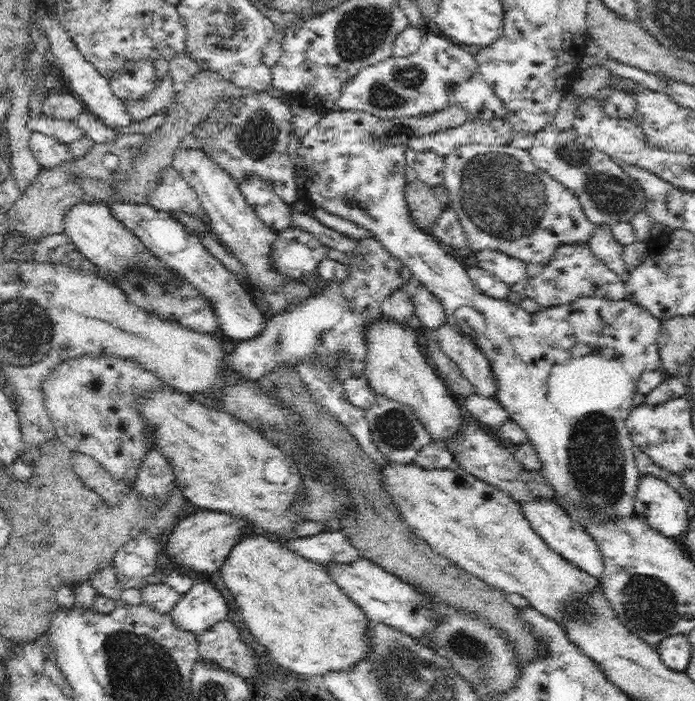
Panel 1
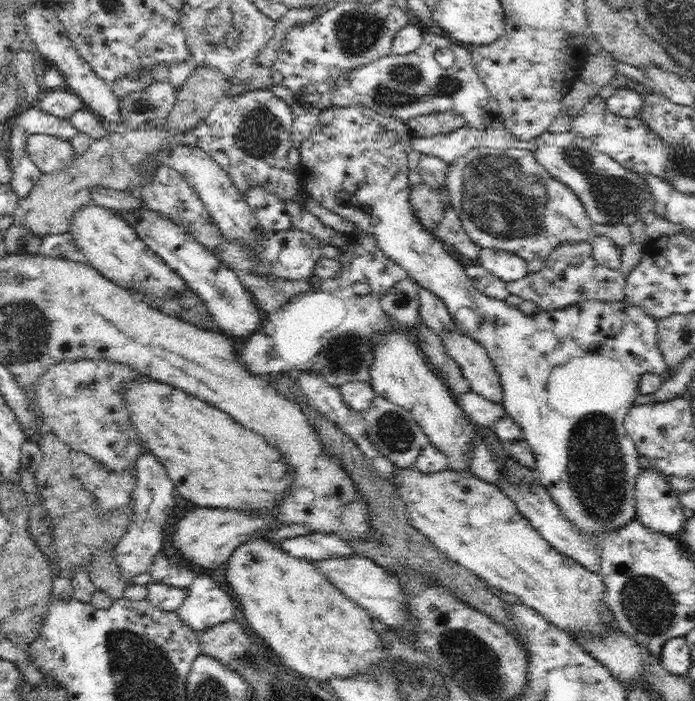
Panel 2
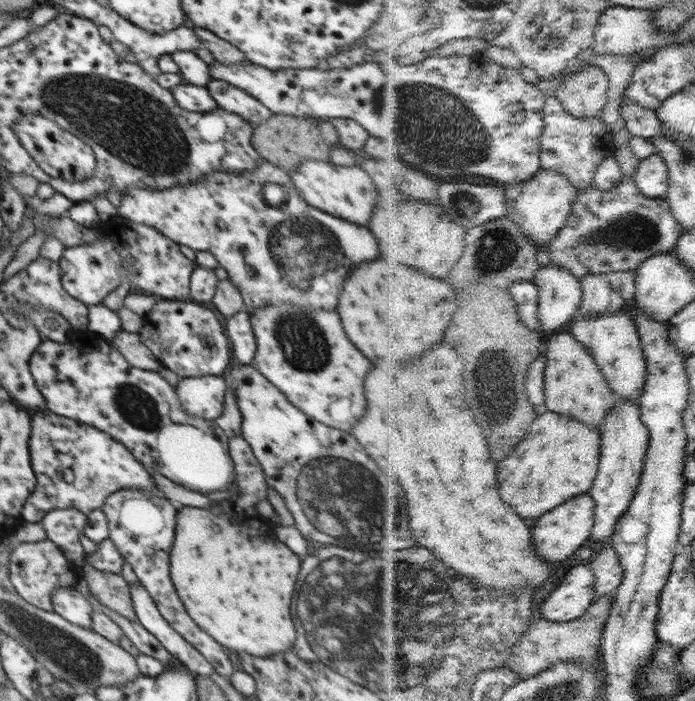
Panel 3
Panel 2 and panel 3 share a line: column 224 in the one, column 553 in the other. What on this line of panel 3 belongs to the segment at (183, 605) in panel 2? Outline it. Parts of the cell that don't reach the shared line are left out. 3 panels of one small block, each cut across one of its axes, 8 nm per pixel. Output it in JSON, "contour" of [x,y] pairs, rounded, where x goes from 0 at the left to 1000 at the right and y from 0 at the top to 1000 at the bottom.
{"contour":[[[849,805],[826,809],[780,860],[781,882],[820,887],[839,882],[859,857],[858,819]]]}

